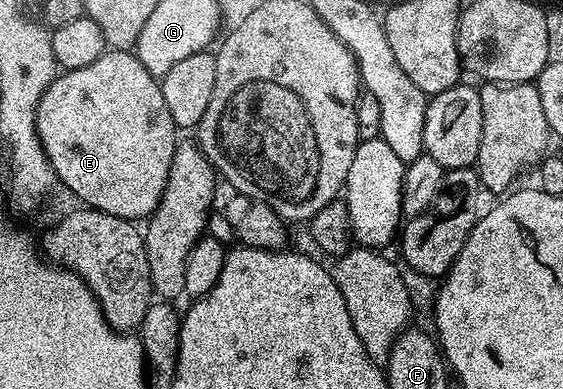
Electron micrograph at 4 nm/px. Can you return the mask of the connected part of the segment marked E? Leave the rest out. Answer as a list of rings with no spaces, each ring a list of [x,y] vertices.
[[[108,49],[105,50],[102,57],[98,57],[98,61],[94,61],[94,65],[86,65],[82,69],[74,69],[73,71],[64,71],[57,74],[56,79],[46,89],[46,93],[42,93],[42,101],[38,101],[36,133],[40,138],[44,155],[48,158],[48,163],[52,166],[52,171],[56,174],[57,180],[61,184],[64,182],[65,189],[70,194],[77,195],[81,199],[79,202],[83,206],[92,207],[95,211],[110,213],[114,217],[122,217],[123,219],[133,221],[147,220],[152,212],[155,211],[168,180],[170,161],[176,152],[178,142],[176,134],[178,134],[178,128],[175,121],[170,117],[170,109],[166,109],[166,101],[162,97],[162,89],[160,88],[157,76],[151,75],[138,62],[135,54]]]

